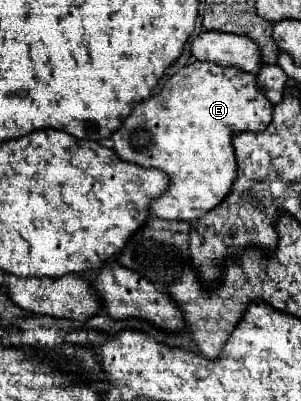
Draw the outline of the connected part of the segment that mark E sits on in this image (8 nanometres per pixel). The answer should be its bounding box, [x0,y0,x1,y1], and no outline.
[113,61,273,221]

